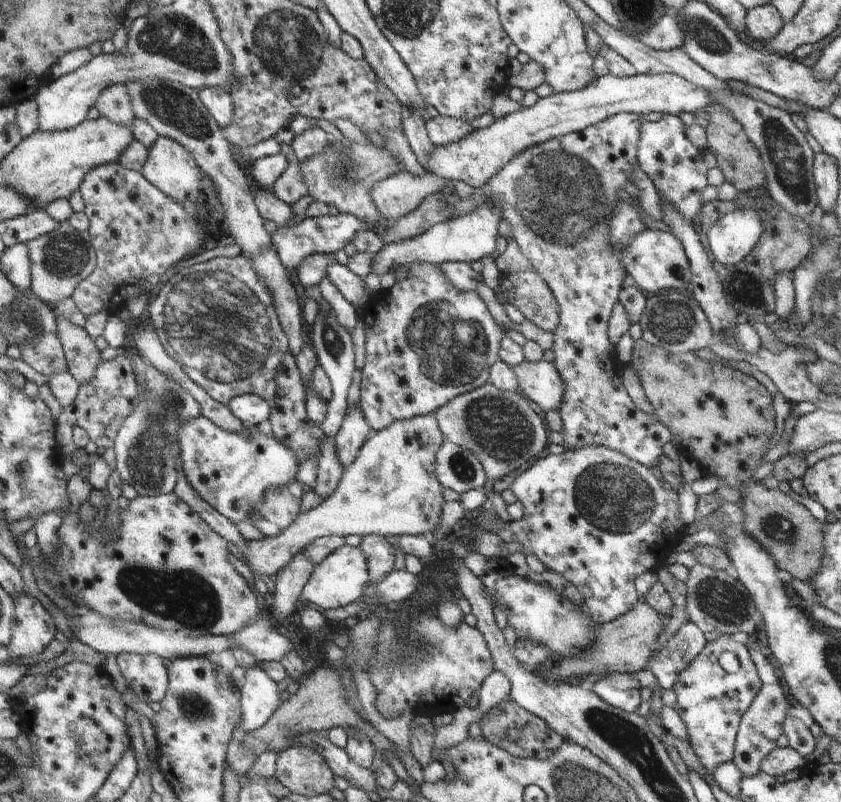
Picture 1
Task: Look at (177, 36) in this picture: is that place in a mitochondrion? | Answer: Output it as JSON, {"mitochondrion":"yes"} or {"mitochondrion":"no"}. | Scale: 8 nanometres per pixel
{"mitochondrion":"yes"}

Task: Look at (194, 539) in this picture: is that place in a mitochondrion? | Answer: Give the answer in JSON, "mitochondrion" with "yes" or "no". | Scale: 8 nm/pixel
{"mitochondrion":"no"}

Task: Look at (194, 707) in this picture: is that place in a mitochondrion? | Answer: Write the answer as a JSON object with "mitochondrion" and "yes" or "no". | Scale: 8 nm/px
{"mitochondrion":"yes"}

